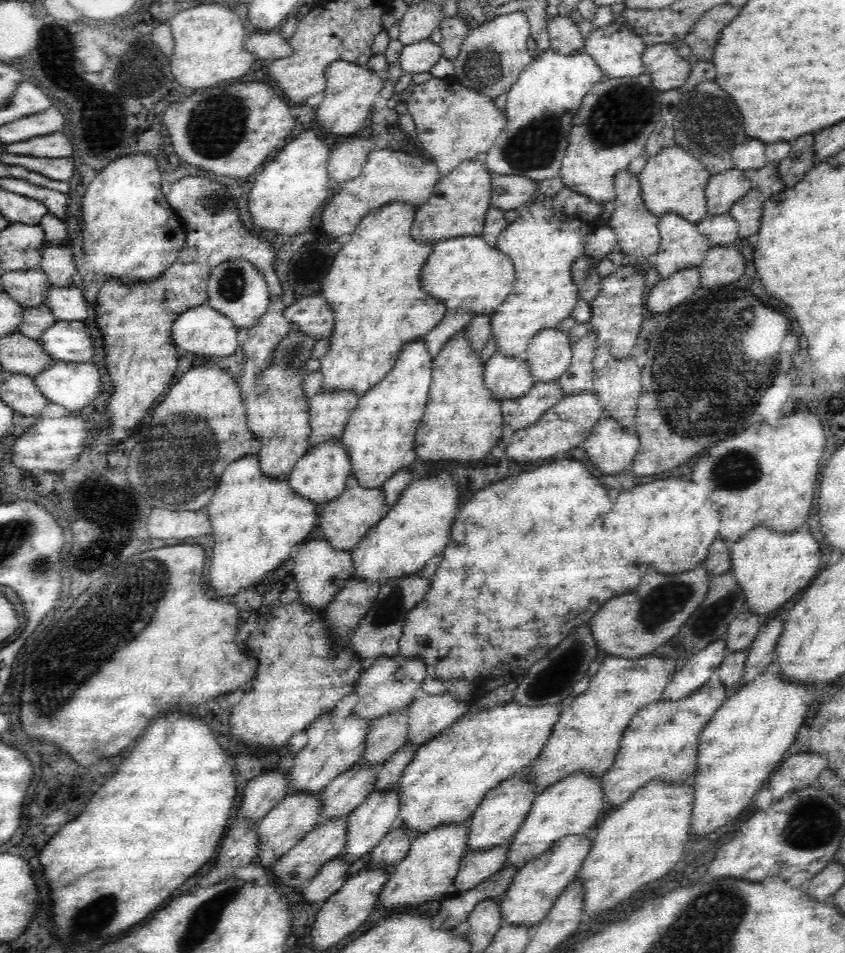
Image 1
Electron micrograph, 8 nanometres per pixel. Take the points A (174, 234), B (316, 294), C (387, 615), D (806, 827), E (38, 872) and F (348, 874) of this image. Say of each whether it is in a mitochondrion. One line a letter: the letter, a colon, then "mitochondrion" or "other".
A: mitochondrion
B: other
C: mitochondrion
D: mitochondrion
E: other
F: other

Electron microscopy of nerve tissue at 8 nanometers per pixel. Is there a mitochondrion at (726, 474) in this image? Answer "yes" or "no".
yes

